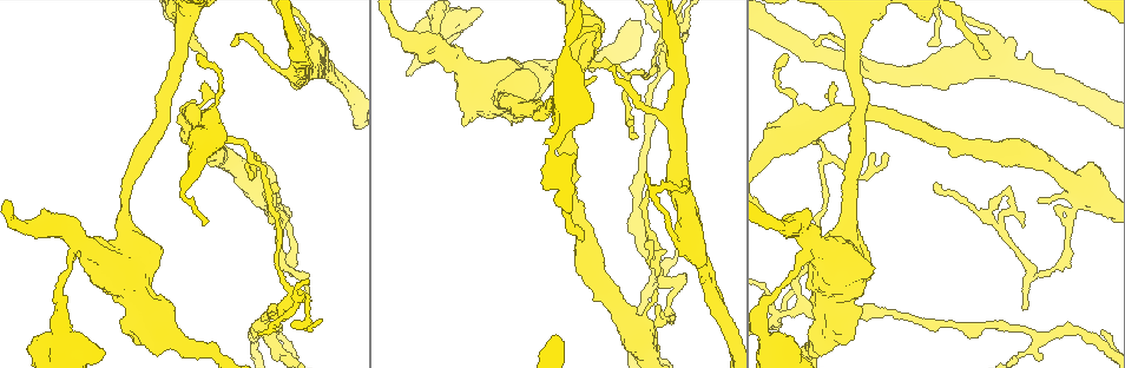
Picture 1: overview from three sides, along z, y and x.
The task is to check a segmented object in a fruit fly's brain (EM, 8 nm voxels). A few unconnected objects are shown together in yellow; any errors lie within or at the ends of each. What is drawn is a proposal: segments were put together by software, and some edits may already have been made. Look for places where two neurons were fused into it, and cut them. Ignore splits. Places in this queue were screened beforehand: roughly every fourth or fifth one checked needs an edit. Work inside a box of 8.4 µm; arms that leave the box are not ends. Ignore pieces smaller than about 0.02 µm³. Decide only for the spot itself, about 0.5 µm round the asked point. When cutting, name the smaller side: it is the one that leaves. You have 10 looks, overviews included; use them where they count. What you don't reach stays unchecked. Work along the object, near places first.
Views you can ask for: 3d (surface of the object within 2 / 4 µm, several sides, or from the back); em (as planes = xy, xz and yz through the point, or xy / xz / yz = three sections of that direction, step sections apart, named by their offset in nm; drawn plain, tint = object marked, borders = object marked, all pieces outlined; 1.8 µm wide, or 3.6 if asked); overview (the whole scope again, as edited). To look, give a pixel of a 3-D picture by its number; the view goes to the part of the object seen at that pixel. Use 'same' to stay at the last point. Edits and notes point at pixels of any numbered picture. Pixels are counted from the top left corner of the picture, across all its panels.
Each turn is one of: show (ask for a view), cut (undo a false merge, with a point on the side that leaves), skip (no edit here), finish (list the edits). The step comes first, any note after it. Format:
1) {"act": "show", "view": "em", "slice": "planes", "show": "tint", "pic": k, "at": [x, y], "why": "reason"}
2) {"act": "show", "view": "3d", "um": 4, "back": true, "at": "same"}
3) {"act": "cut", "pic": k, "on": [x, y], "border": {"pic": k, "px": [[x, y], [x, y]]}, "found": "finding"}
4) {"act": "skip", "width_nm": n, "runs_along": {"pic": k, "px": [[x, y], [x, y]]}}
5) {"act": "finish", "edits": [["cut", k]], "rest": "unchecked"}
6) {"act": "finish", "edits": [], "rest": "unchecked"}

{"act": "show", "view": "em", "um": 3.6, "slice": "xz", "step": 4, "show": "tint", "pic": 1, "at": [812, 132], "why": "thin arm on a thick one"}

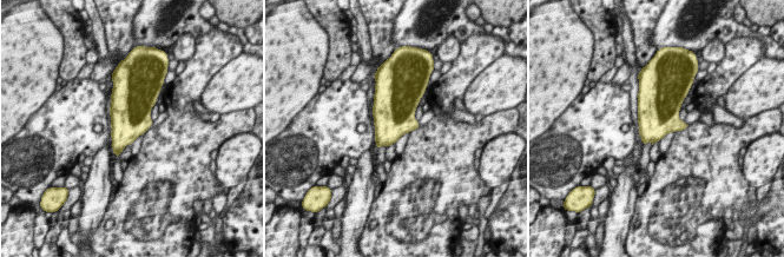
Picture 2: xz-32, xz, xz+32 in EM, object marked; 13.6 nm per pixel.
{"act": "show", "view": "em", "um": 3.6, "slice": "planes", "show": "borders", "at": "same", "why": "another direction"}

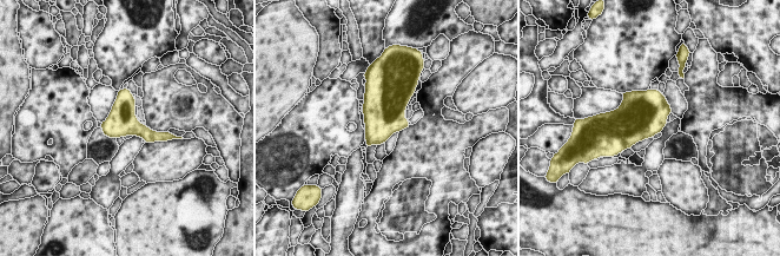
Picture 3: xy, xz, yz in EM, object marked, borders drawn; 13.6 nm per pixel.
{"act": "skip", "found": "all the same neuron"}

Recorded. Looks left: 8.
{"act": "show", "view": "em", "slice": "xy", "step": 16, "show": "borders", "pic": 1, "at": [866, 70], "why": "branch point"}

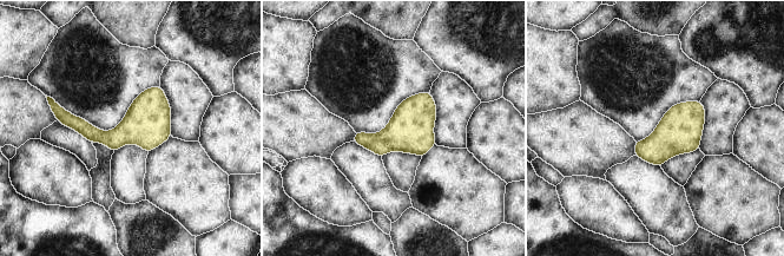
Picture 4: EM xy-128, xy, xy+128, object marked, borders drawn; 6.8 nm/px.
{"act": "skip", "found": "all the same neuron"}

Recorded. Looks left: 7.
{"act": "show", "view": "em", "slice": "planes", "show": "tint", "pic": 1, "at": [657, 48], "why": "calibre changes"}

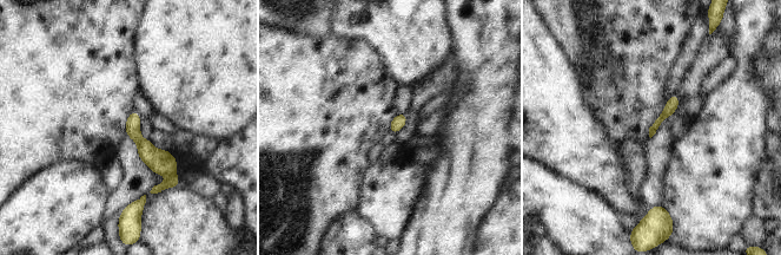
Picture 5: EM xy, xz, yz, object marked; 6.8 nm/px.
{"act": "cut", "pic": 5, "on": [173, 181], "width_nm": 80, "border": {"pic": 5, "px": [[174, 174], [170, 176]]}, "found": "two neurons meet here"}

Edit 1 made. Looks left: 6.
{"act": "show", "view": "overview"}

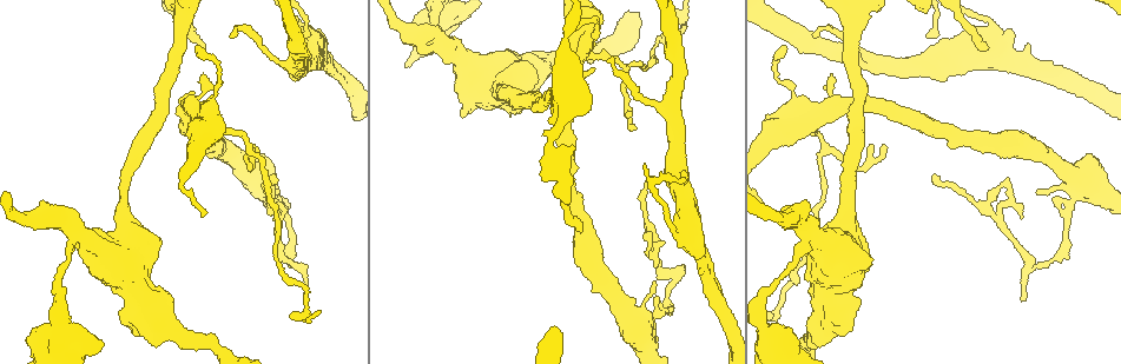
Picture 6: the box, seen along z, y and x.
{"act": "show", "view": "3d", "um": 4, "pic": 6, "at": [455, 51], "why": "looks like a crossing"}

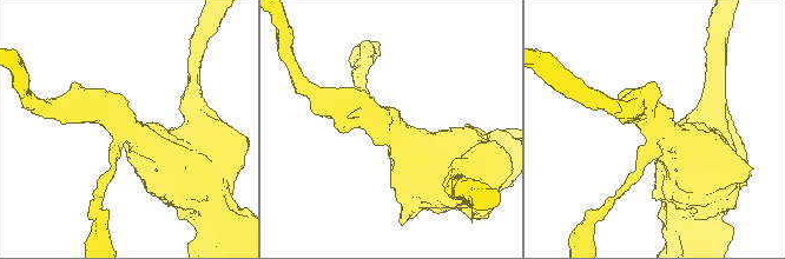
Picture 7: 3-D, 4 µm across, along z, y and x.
{"act": "show", "view": "em", "um": 3.6, "slice": "xz", "step": 16, "show": "tint", "pic": 7, "at": [128, 127], "arms": 4, "why": "need the tissue"}

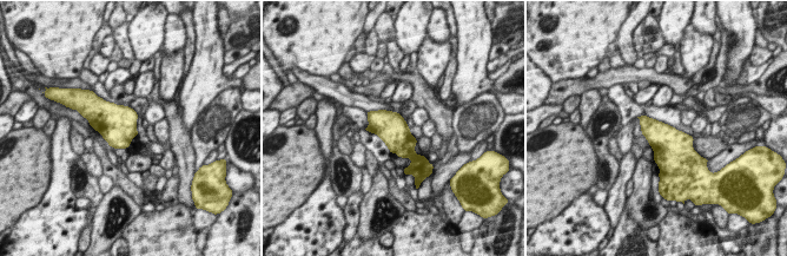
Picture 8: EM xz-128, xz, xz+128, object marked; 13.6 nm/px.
{"act": "show", "view": "em", "um": 3.6, "slice": "yz", "step": 16, "show": "borders", "at": "same"}

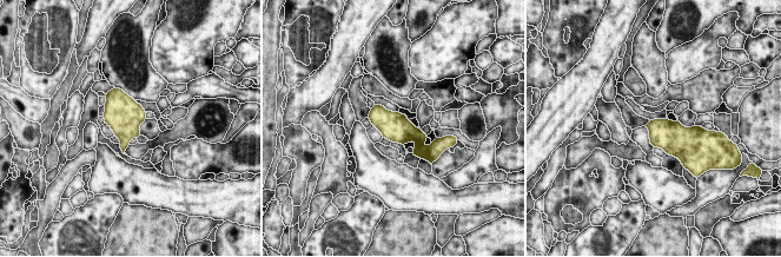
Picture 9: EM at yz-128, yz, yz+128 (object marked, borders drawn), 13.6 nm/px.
{"act": "skip", "found": "continuous, no second neuron"}

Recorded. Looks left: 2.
{"act": "finish", "edits": [["cut", 5]], "rest": "unchecked"}

